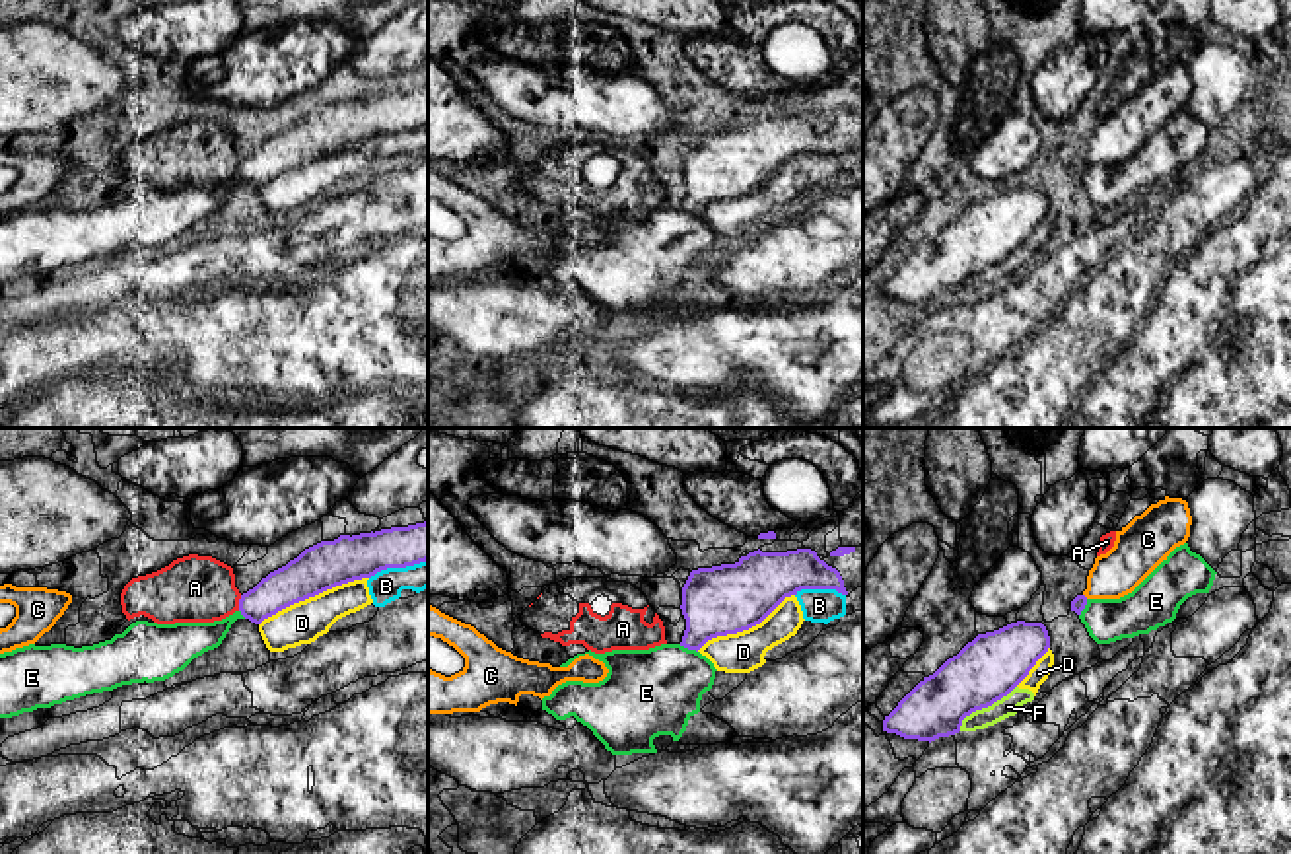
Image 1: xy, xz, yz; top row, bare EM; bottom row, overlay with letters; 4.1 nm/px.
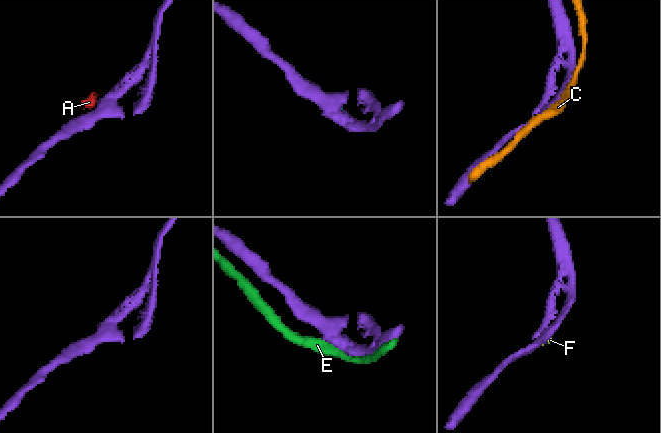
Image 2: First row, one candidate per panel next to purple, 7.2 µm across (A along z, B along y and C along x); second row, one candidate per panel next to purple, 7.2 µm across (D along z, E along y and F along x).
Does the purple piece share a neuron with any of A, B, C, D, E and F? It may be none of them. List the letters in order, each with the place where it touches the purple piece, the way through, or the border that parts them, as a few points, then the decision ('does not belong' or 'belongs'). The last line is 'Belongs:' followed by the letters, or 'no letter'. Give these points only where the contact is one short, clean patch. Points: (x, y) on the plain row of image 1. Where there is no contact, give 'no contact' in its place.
A: xy (240, 168) | along xy (242, 160), (238, 174) | does not belong
B: xz (821, 152) | does not belong
C: no contact | does not belong
D: xy (314, 160) | does not belong
E: xz (689, 213) | does not belong
F: yz (984, 271) | does not belong
Belongs: no letter

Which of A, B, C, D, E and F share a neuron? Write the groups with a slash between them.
A / B D F / C / E

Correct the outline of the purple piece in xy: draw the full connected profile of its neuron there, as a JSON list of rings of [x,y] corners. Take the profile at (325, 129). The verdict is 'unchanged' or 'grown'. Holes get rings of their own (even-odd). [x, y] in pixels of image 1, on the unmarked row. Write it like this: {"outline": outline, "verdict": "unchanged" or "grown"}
{"outline": [[[428,86],[360,99],[340,99],[305,113],[241,160],[239,175],[261,189],[278,175],[387,132],[428,125]]], "verdict": "unchanged"}

